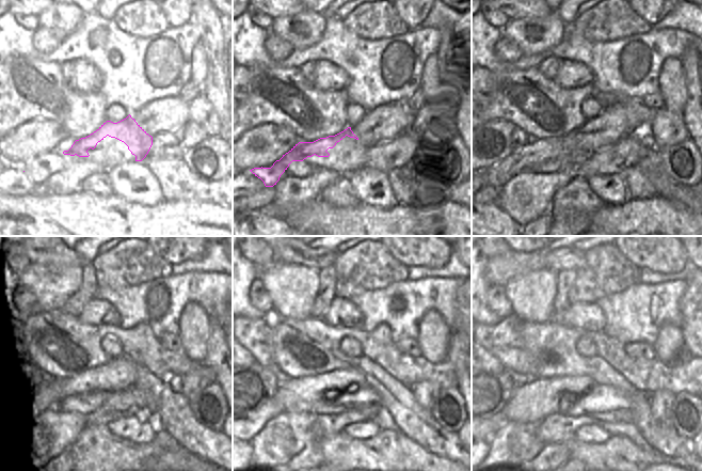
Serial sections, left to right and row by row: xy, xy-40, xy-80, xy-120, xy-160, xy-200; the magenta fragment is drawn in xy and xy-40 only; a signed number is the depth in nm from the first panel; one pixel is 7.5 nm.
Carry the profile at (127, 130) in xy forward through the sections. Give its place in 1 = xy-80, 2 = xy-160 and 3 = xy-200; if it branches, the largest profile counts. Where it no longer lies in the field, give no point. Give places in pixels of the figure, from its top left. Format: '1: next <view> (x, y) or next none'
1: next xy-80 (536, 152)
2: next xy-160 (254, 421)
3: next xy-200 (493, 423)

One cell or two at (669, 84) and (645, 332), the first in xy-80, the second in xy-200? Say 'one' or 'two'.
two

